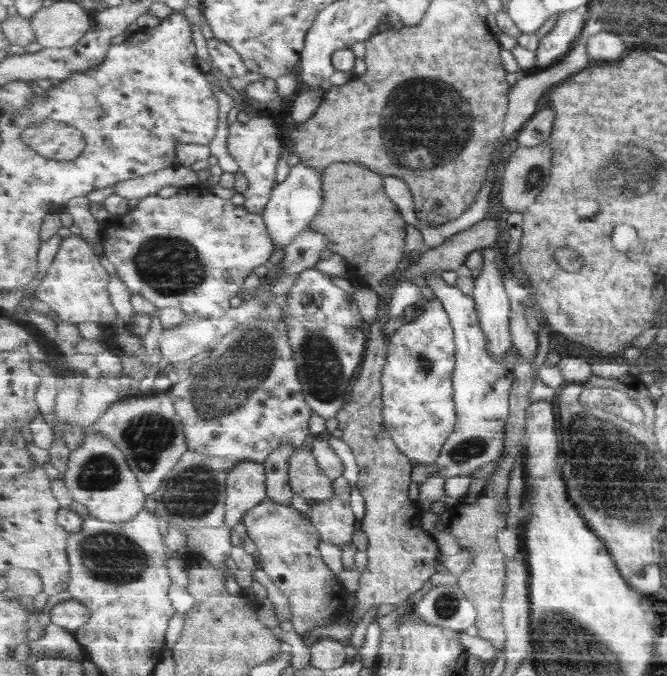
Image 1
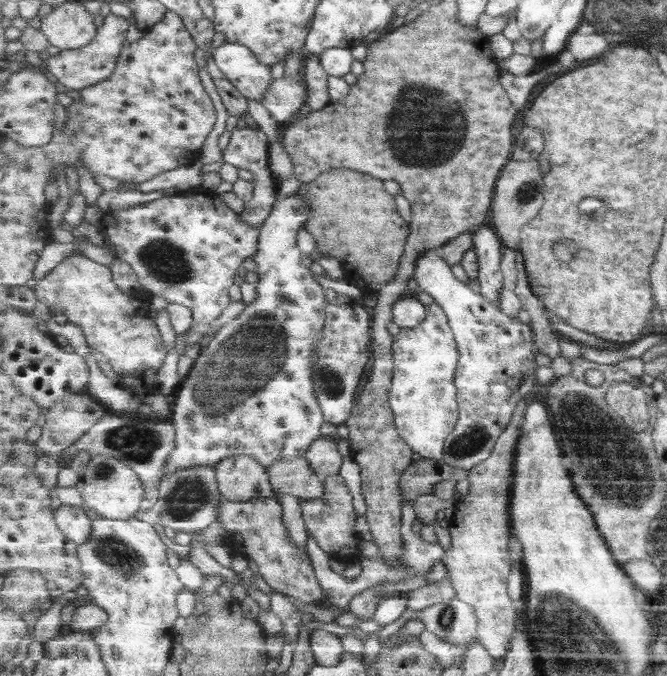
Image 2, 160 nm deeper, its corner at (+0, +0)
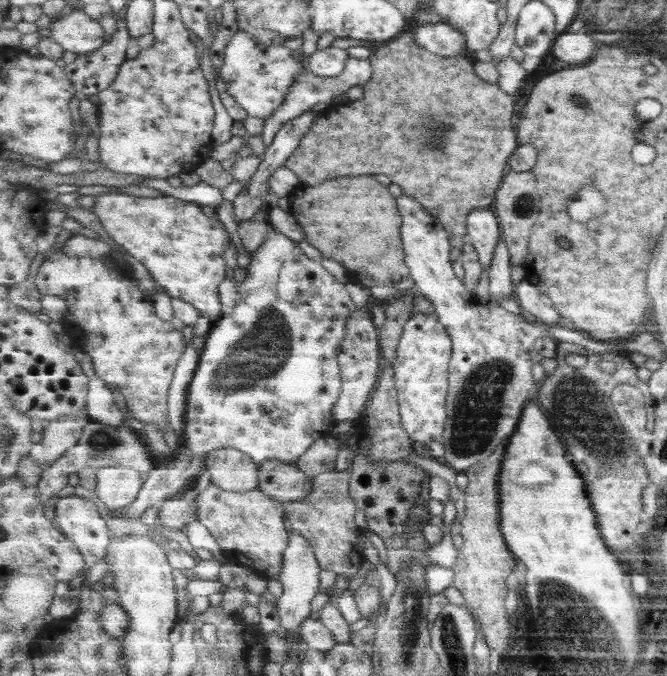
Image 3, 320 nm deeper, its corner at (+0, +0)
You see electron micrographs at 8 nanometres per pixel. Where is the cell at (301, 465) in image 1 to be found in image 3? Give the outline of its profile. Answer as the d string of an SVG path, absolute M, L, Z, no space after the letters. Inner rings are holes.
M277 459L260 465L259 480L259 489L283 502L304 499L313 488L311 476L307 476L295 464L283 463Z

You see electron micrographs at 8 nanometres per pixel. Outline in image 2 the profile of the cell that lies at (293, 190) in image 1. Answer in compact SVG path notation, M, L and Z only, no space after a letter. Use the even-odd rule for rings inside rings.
M297 192L289 197L282 198L273 206L271 215L267 217L267 221L260 228L261 234L258 238L258 254L253 258L256 262L256 274L258 282L255 284L257 297L254 301L247 303L242 313L233 320L225 323L214 335L209 344L200 351L197 360L193 363L188 374L182 379L172 394L172 416L176 429L176 447L168 460L168 467L164 468L163 477L172 472L185 470L186 467L194 466L214 466L223 459L229 459L230 456L247 455L255 457L263 466L268 467L283 459L291 459L295 457L304 457L314 440L322 437L321 426L325 424L326 417L319 404L317 395L315 394L314 381L314 354L316 354L316 342L322 335L326 323L326 306L327 299L323 286L315 280L313 271L310 267L303 266L303 256L297 246L297 232L301 228L305 228L306 224L311 220L311 203L304 197L296 195Z

